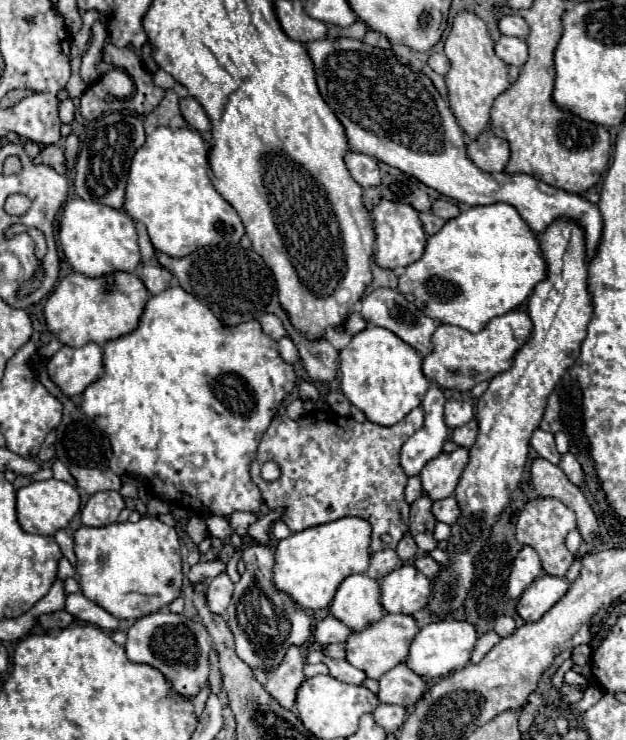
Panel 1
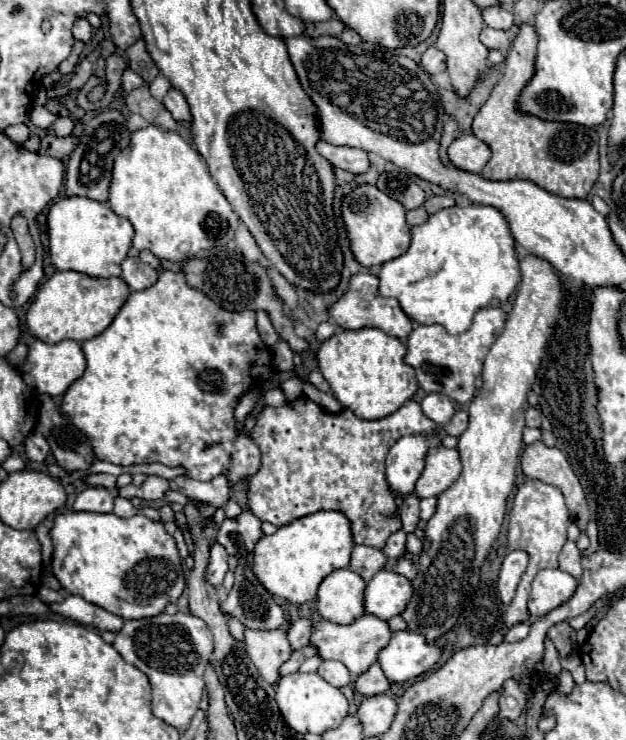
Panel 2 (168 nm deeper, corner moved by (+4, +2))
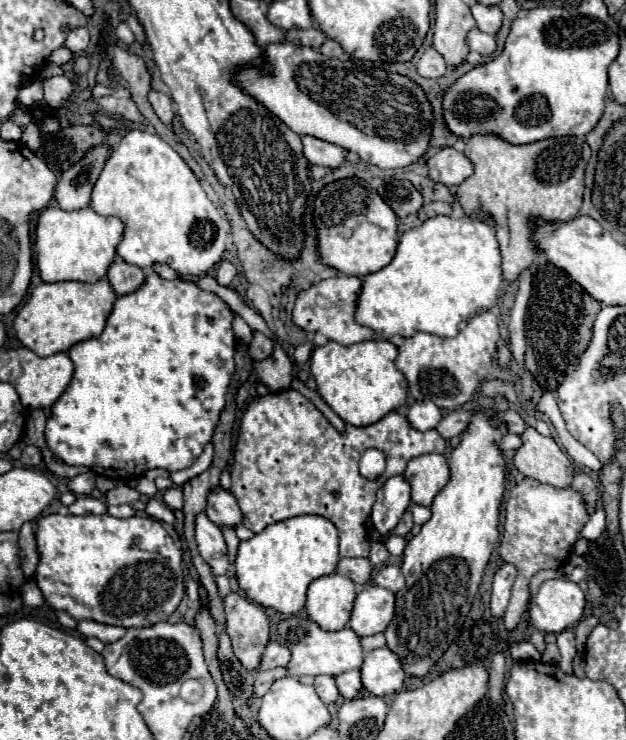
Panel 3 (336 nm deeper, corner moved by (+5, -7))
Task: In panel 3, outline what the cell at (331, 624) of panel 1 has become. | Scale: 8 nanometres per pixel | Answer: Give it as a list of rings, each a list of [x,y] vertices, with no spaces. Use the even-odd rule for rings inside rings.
[[[268,642],[266,652],[262,654],[256,670],[272,670],[278,666],[286,666],[288,660],[290,660],[290,652],[286,646],[282,646],[278,642]]]

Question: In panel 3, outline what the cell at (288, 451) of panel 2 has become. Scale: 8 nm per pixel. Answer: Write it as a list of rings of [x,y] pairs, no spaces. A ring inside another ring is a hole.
[[[288,388],[284,392],[274,392],[266,396],[258,396],[250,400],[242,412],[240,418],[240,430],[234,446],[234,466],[232,466],[232,486],[230,492],[236,496],[238,506],[242,510],[242,524],[250,528],[252,532],[262,532],[268,524],[302,516],[302,514],[318,514],[328,518],[340,538],[340,556],[368,556],[370,552],[370,540],[366,536],[364,520],[370,516],[370,510],[374,506],[374,496],[378,488],[390,478],[404,472],[406,462],[428,454],[428,452],[446,452],[446,440],[436,430],[414,430],[406,418],[398,412],[386,414],[382,420],[370,424],[370,426],[350,426],[342,432],[338,432],[324,416],[314,408],[314,404],[304,398],[300,392]],[[378,448],[386,454],[386,470],[376,480],[366,480],[358,472],[358,460],[364,450]]]

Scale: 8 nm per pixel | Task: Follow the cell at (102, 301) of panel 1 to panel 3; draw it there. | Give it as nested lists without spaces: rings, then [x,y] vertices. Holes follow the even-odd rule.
[[[106,278],[94,284],[42,282],[30,292],[26,304],[20,308],[20,312],[14,318],[16,338],[38,356],[52,356],[56,352],[66,352],[70,346],[102,334],[106,318],[112,312],[114,300],[116,300],[116,294],[110,288]]]

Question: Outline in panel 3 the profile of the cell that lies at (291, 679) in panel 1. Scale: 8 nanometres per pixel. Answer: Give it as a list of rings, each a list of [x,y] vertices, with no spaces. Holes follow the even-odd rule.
[[[236,592],[224,596],[222,602],[226,614],[226,634],[232,640],[234,656],[244,668],[254,670],[268,642],[268,616],[258,604],[246,600]]]

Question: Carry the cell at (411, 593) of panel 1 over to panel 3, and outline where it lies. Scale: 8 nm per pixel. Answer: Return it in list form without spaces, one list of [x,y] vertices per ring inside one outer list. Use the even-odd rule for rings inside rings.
[[[366,586],[354,600],[350,628],[358,636],[384,632],[394,616],[394,592],[380,586]]]

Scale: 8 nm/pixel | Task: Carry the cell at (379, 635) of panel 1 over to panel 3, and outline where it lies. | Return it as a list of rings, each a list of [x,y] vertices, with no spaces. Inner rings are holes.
[[[304,614],[282,618],[276,624],[276,640],[286,648],[290,648],[290,662],[286,670],[288,670],[288,676],[296,676],[296,678],[304,674],[338,676],[348,670],[358,670],[364,660],[360,638],[350,628],[342,628],[338,632],[326,632]]]

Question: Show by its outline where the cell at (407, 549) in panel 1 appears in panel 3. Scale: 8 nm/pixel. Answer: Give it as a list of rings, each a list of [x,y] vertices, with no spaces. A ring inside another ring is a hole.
[[[372,542],[370,544],[370,556],[368,556],[368,560],[374,564],[374,566],[380,566],[380,564],[384,564],[384,562],[388,562],[388,550],[386,550],[386,546],[382,544],[382,542]]]

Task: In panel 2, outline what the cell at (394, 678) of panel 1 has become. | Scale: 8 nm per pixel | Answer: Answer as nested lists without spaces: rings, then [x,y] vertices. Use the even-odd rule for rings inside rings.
[[[379,663],[371,665],[369,671],[365,671],[363,675],[359,675],[355,679],[355,691],[365,695],[365,697],[371,697],[371,695],[381,695],[381,693],[387,693],[391,689],[391,681],[383,675],[383,669],[379,667]]]

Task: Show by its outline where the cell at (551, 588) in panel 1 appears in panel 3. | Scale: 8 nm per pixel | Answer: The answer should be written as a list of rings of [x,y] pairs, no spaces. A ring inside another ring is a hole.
[[[566,578],[542,582],[530,610],[530,622],[540,632],[562,632],[580,622],[586,610],[586,596],[576,582]]]

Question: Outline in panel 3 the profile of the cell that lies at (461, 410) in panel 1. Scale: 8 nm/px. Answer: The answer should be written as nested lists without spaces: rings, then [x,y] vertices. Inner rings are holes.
[[[422,400],[422,402],[414,402],[410,406],[406,420],[416,430],[432,430],[442,420],[442,412],[432,400]]]

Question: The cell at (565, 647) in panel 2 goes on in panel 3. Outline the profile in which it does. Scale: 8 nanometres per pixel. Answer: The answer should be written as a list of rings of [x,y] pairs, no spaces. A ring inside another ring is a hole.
[[[588,616],[588,618],[582,618],[576,626],[574,626],[574,634],[576,634],[576,648],[582,652],[584,650],[584,644],[586,644],[586,638],[588,634],[592,632],[592,628],[598,626],[598,618],[596,616]]]

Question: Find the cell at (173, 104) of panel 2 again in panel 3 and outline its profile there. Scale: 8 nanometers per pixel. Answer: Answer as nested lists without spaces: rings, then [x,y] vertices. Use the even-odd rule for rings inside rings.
[[[150,90],[150,92],[148,92],[148,102],[150,102],[152,110],[156,112],[156,116],[158,116],[164,124],[170,124],[170,122],[172,122],[174,112],[172,112],[172,100],[170,100],[168,94]]]

